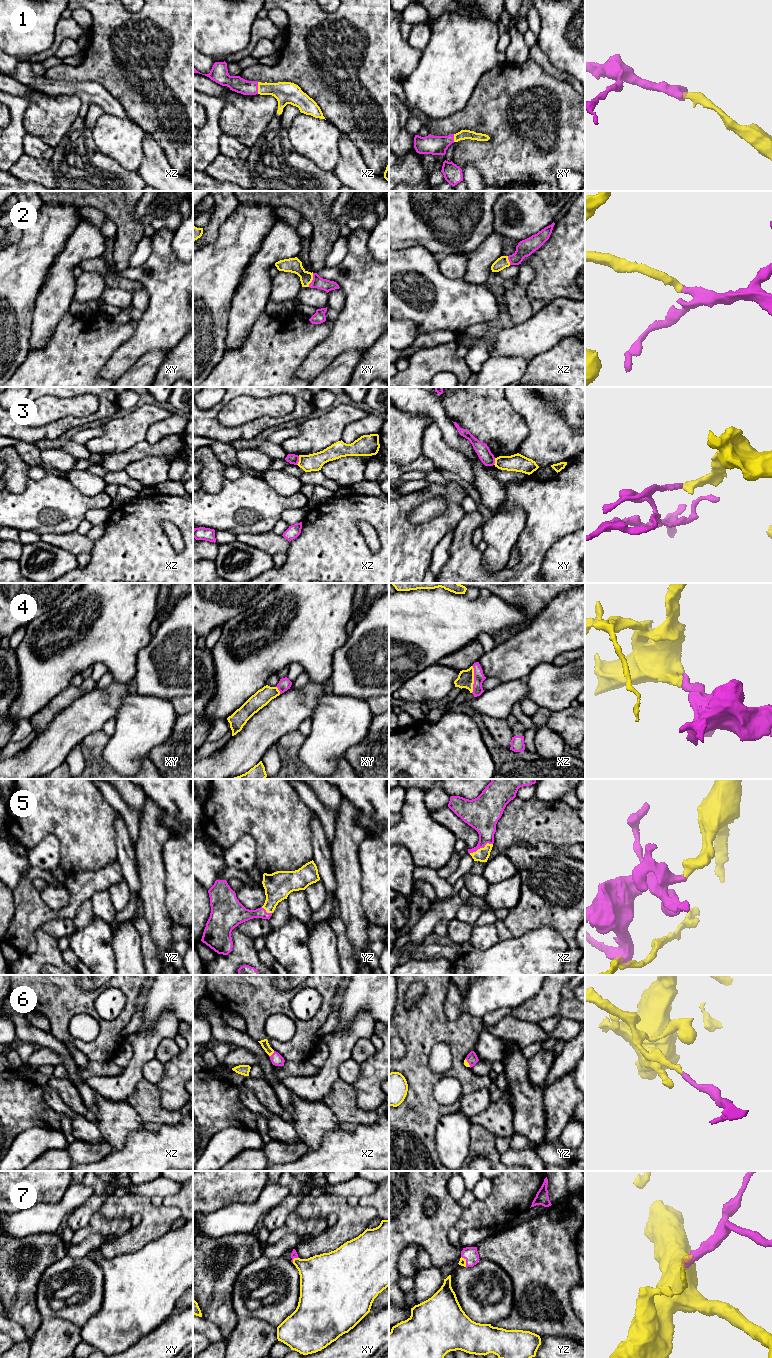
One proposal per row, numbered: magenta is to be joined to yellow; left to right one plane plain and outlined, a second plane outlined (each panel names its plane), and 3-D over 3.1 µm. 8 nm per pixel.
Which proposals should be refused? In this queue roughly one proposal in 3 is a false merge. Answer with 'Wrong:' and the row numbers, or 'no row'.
Wrong: 3

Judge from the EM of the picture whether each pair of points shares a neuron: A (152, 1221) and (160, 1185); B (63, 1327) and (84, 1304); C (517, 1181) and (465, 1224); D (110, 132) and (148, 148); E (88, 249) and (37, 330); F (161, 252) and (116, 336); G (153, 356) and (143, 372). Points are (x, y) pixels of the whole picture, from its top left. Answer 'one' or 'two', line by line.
A: two
B: two
C: one
D: two
E: one
F: two
G: one

